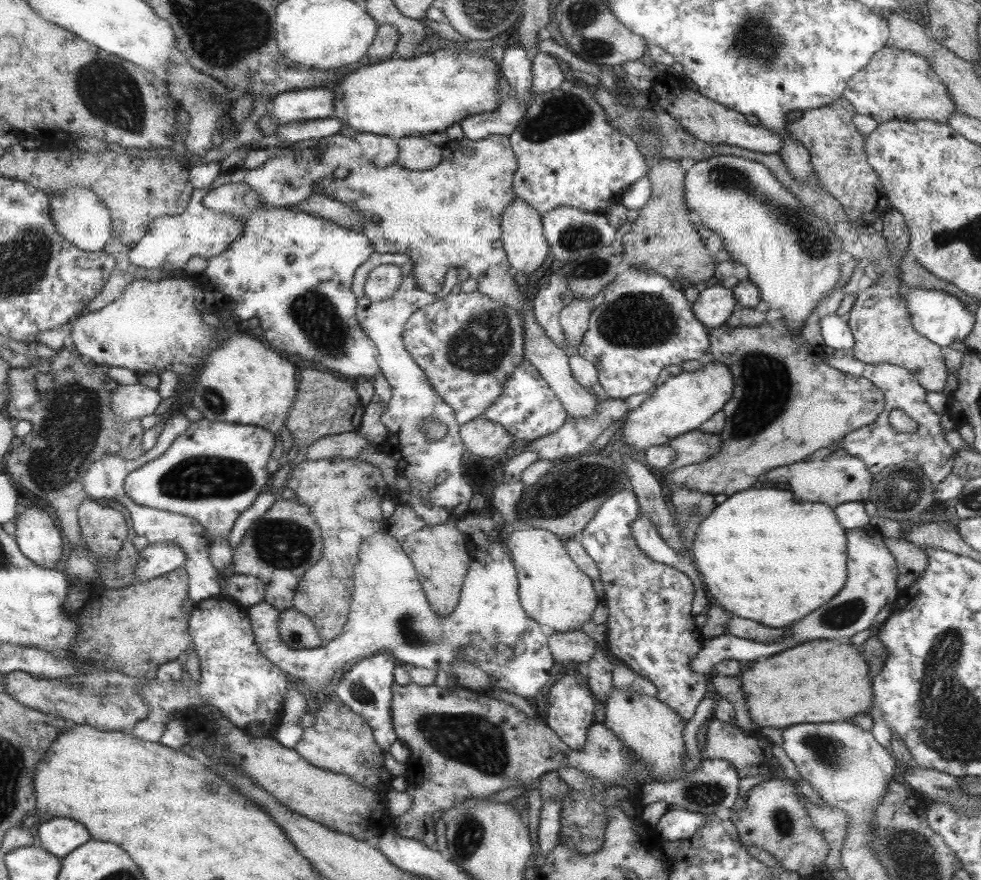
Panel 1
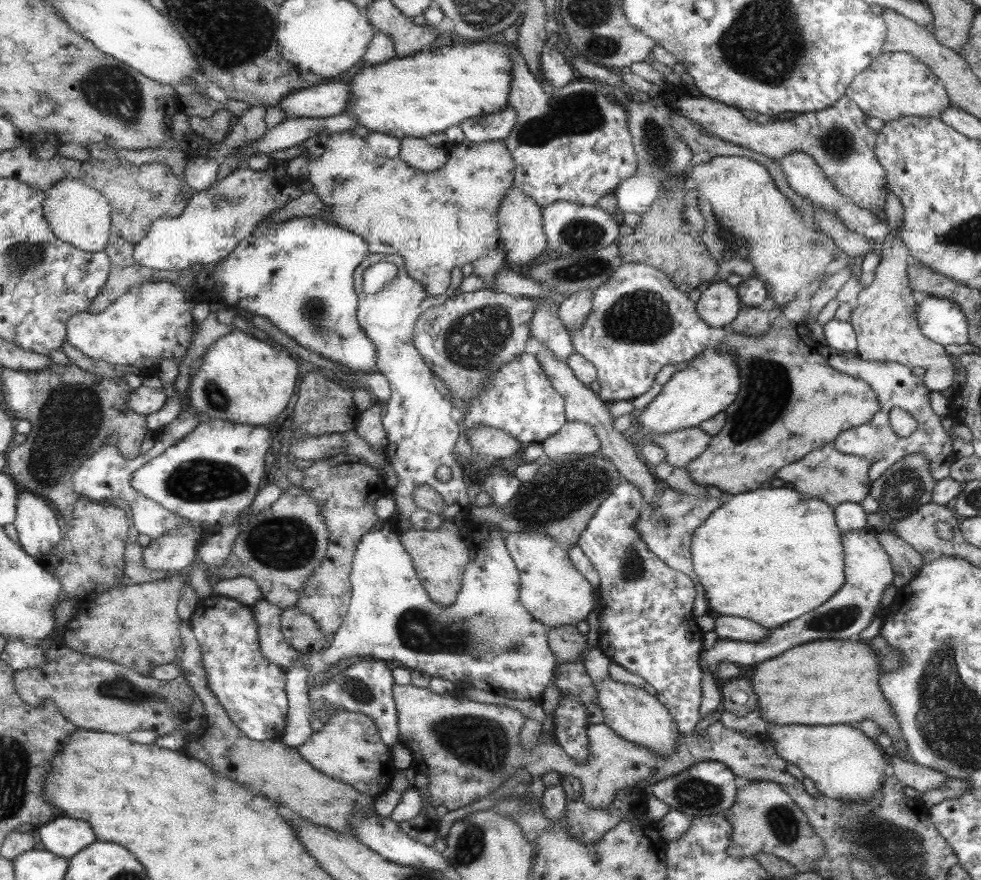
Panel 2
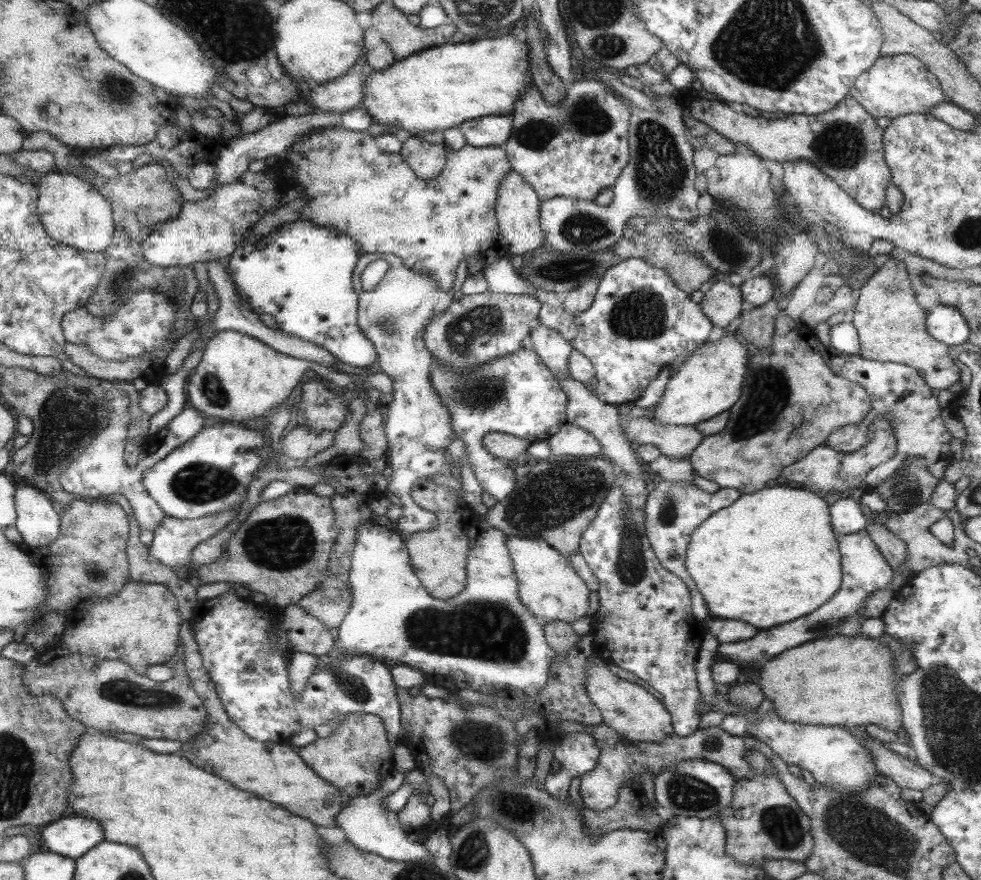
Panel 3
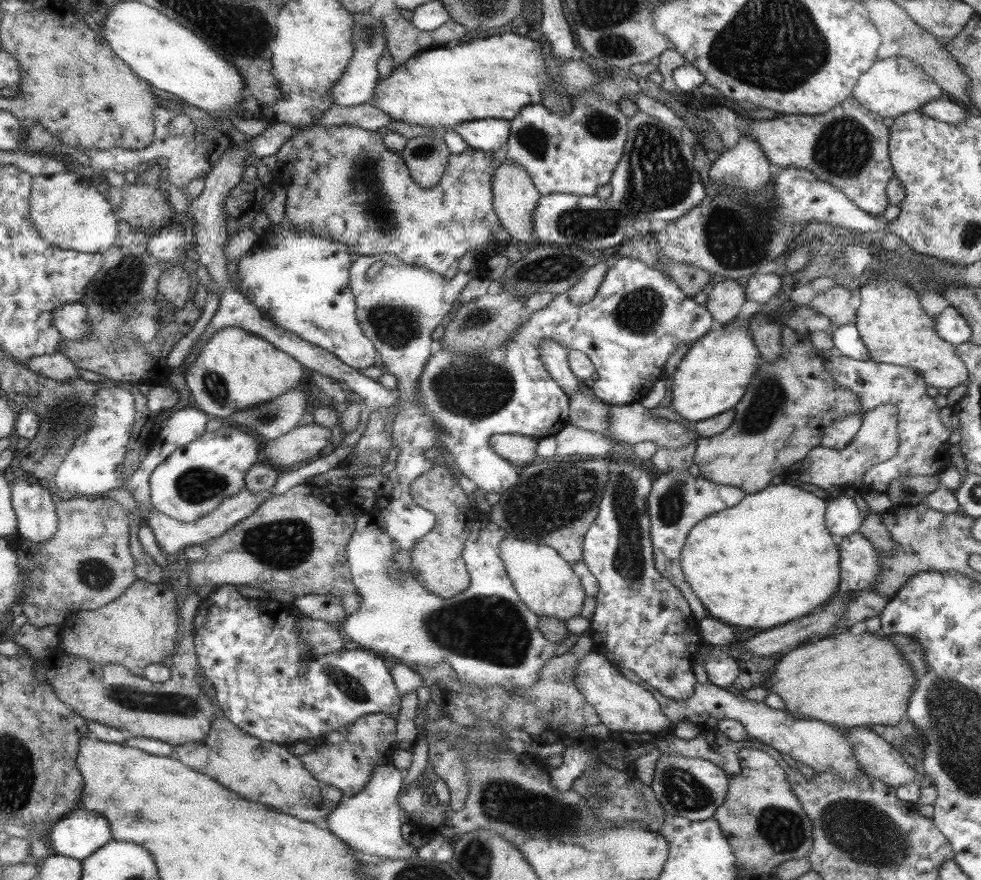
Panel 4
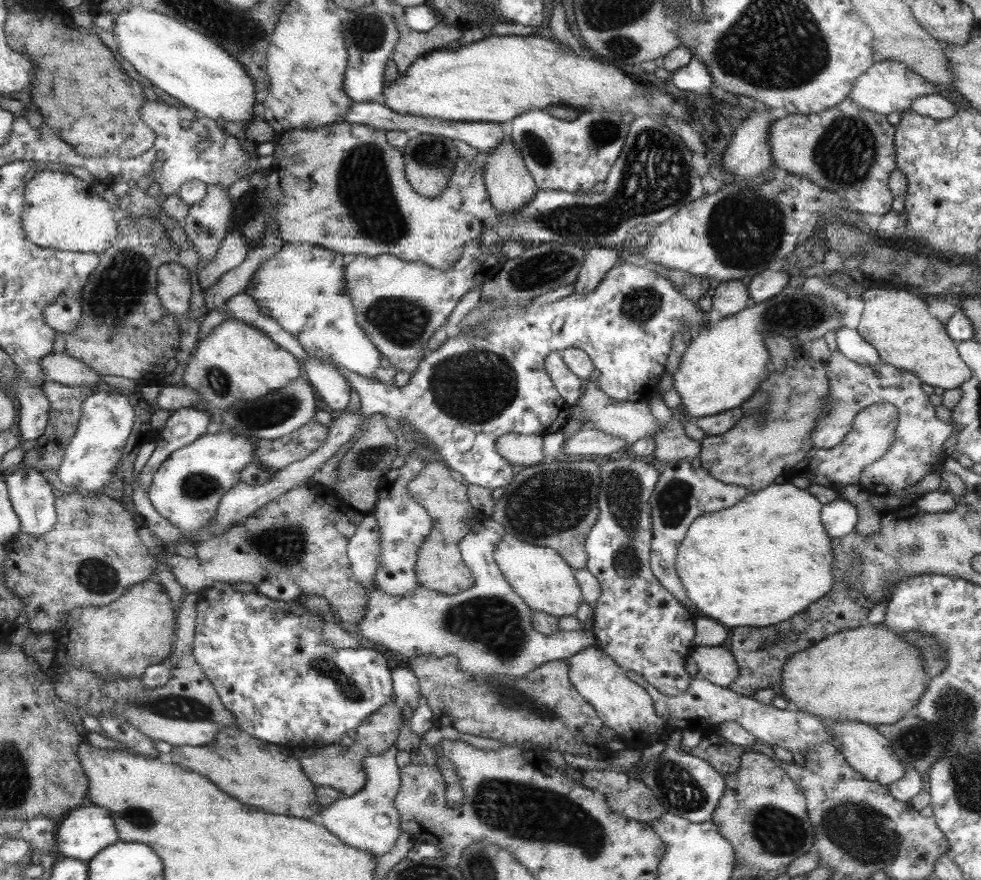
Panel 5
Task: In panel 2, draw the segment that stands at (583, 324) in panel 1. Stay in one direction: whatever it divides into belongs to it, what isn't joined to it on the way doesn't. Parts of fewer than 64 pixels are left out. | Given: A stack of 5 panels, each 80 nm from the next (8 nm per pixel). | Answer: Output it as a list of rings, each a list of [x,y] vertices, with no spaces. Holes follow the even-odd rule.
[[[580,290],[575,294],[567,295],[560,302],[559,319],[561,324],[568,332],[579,330],[591,309],[592,292],[590,290]]]

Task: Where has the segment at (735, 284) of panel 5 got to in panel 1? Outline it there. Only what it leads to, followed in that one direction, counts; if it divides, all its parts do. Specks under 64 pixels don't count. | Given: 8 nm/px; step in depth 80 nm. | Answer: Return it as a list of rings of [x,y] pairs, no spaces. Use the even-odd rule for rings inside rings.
[[[718,283],[698,292],[692,302],[692,313],[705,326],[715,328],[727,322],[736,306],[732,291]]]

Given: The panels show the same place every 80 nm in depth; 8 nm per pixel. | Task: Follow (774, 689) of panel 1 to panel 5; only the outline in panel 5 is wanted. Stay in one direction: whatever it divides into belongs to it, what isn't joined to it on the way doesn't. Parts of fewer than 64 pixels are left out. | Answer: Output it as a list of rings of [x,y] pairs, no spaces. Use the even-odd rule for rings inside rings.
[[[885,625],[858,626],[834,632],[831,636],[816,642],[815,646],[785,659],[780,668],[781,678],[776,690],[789,704],[795,706],[795,710],[816,716],[825,722],[843,722],[845,718],[872,727],[890,725],[899,721],[909,708],[913,708],[925,690],[923,670],[919,666],[923,662],[919,660],[918,648],[900,638],[899,633],[889,631]]]

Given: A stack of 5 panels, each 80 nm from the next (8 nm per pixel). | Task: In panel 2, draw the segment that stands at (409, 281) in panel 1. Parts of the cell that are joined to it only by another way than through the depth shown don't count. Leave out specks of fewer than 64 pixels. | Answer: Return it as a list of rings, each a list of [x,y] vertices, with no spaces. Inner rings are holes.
[[[368,253],[361,264],[356,266],[353,274],[359,304],[356,306],[356,319],[363,329],[365,337],[371,340],[376,351],[376,373],[383,374],[390,389],[390,398],[385,406],[385,414],[381,424],[386,432],[386,445],[383,453],[397,476],[397,485],[391,490],[394,500],[395,514],[402,514],[411,522],[411,529],[433,530],[440,526],[446,516],[455,516],[461,510],[469,509],[471,503],[467,497],[467,481],[462,469],[457,464],[454,453],[455,442],[459,436],[459,426],[455,422],[454,409],[450,397],[441,389],[439,381],[425,363],[411,341],[411,329],[416,318],[430,306],[440,305],[463,280],[460,267],[450,274],[448,288],[438,296],[428,294],[424,287],[411,278],[404,269],[404,260],[394,254]],[[377,262],[389,262],[397,269],[397,276],[375,294],[362,291],[362,274],[365,268]],[[439,466],[447,466],[450,480],[443,483],[435,478],[435,470]],[[419,485],[427,485],[437,491],[444,505],[440,515],[419,508],[412,499],[413,489]]]

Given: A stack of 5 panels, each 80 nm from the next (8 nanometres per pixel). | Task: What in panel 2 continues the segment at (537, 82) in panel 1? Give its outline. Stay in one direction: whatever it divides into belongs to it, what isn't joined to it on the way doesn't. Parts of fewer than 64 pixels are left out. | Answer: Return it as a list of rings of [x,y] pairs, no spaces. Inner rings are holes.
[[[553,40],[544,53],[539,55],[539,64],[544,84],[548,84],[553,90],[559,91],[575,80],[573,69],[567,65],[567,60],[563,57],[563,54],[556,51]]]

